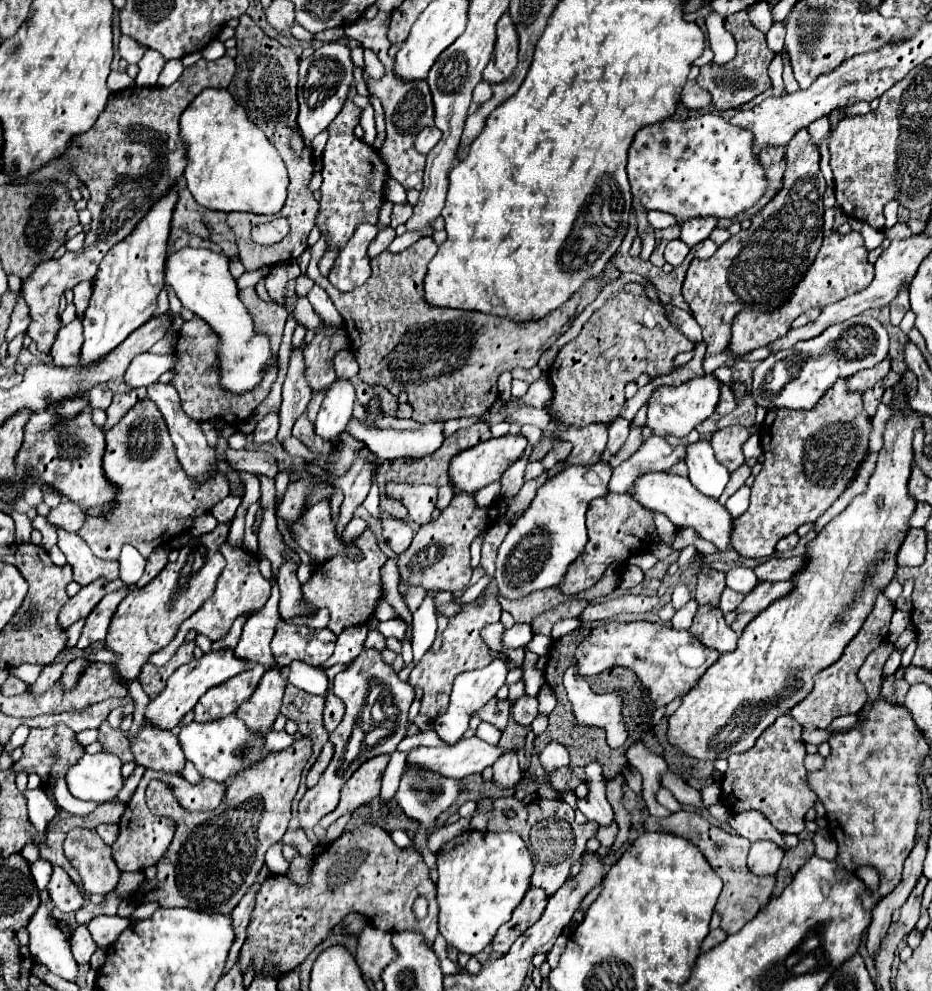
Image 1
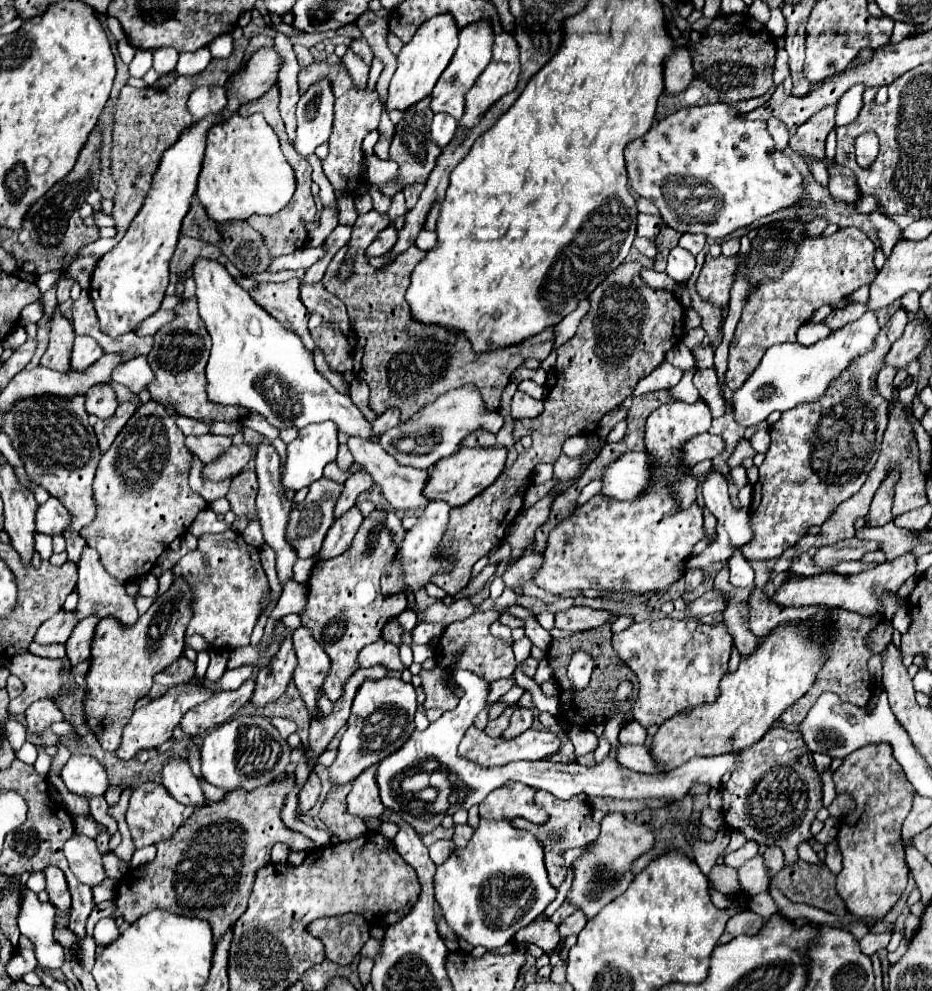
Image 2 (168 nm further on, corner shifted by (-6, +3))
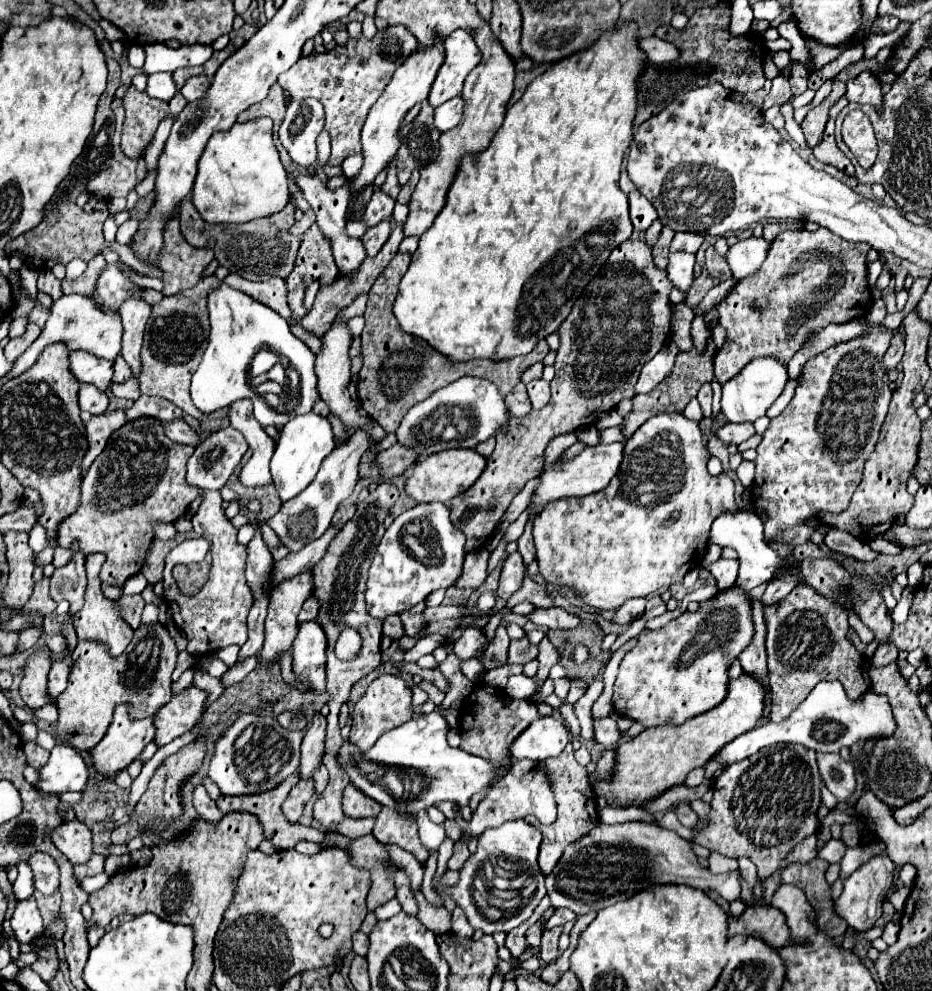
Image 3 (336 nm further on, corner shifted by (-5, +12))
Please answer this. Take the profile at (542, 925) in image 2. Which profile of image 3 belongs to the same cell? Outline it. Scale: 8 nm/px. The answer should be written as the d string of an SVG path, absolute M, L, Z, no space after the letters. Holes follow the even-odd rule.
M551 928L551 930L545 930L543 936L541 936L541 958L543 962L551 964L555 962L557 958L557 940L559 940L559 934L561 934L561 928Z

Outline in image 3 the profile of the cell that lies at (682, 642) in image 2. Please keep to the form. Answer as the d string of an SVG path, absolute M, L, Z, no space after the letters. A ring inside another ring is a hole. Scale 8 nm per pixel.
M729 588L729 590L723 590L719 592L717 596L701 602L699 610L697 612L683 612L681 616L677 616L675 620L671 620L669 624L665 624L663 628L659 630L641 630L639 636L637 636L637 644L623 656L621 660L621 666L619 666L619 674L617 674L617 680L615 680L615 694L613 694L613 708L621 714L621 716L629 716L637 722L641 722L645 728L653 728L653 726L659 726L659 724L667 724L667 722L673 722L673 724L683 724L685 720L697 716L697 714L703 714L711 708L715 708L725 696L727 696L727 670L731 666L731 662L739 656L739 652L751 642L751 604L747 604L749 596L745 592L739 592L739 588Z

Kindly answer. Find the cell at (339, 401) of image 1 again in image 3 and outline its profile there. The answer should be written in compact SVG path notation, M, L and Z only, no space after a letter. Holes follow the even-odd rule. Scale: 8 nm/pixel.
M313 412L295 416L295 420L287 422L281 430L281 436L277 440L275 454L271 458L271 474L273 484L281 496L283 502L289 498L295 498L299 492L303 492L319 472L319 466L327 454L335 450L335 436L331 432L331 424L327 418L317 416Z

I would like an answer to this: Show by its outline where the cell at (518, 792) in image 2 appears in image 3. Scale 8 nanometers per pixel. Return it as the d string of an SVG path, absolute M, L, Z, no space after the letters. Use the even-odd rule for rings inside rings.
M519 760L519 762L513 764L513 768L501 780L497 780L495 786L491 786L491 790L487 792L487 796L475 808L473 820L463 830L463 834L467 834L469 838L475 838L485 828L501 826L501 824L505 824L509 820L525 818L527 814L533 814L543 824L551 824L555 820L555 816L557 816L557 808L555 808L553 792L551 792L549 784L547 784L547 780L543 776L543 768L539 764L535 764L535 762Z

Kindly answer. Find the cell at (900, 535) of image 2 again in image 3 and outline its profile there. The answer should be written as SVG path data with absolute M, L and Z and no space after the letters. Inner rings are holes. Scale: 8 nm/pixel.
M831 528L827 532L824 544L833 551L857 558L857 560L863 560L863 562L871 562L879 556L879 552L871 550L868 542L863 542L863 540L836 528Z

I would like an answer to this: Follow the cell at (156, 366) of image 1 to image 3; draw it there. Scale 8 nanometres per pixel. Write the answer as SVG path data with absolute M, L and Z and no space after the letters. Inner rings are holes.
M69 294L65 298L59 298L53 302L51 306L51 316L49 320L45 322L45 328L41 332L41 336L31 344L31 348L27 348L15 362L13 362L13 368L11 368L11 374L3 380L9 380L13 376L19 376L23 374L25 370L29 370L33 366L33 362L37 360L37 356L41 354L41 350L47 346L47 344L53 344L53 342L65 342L69 346L69 350L75 350L75 348L83 348L99 358L105 358L109 362L115 362L115 358L119 356L121 352L121 334L123 334L123 326L121 326L121 320L119 320L119 314L115 312L107 312L103 310L101 306L97 306L93 302L93 298L89 296L81 296L81 294Z

